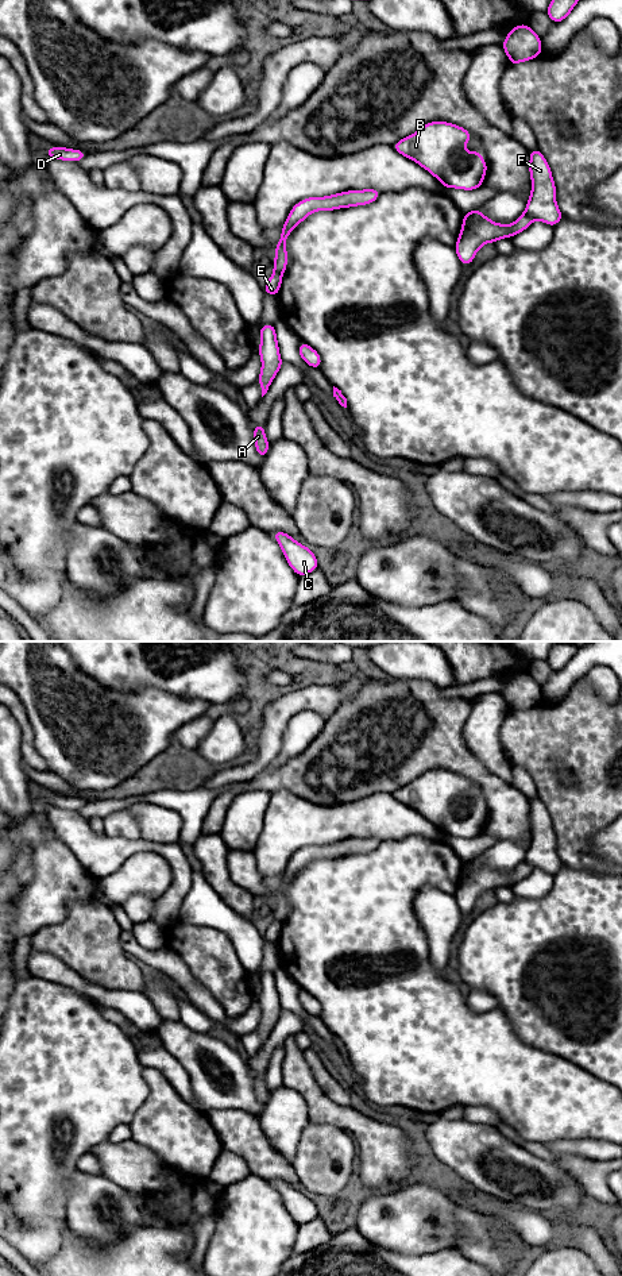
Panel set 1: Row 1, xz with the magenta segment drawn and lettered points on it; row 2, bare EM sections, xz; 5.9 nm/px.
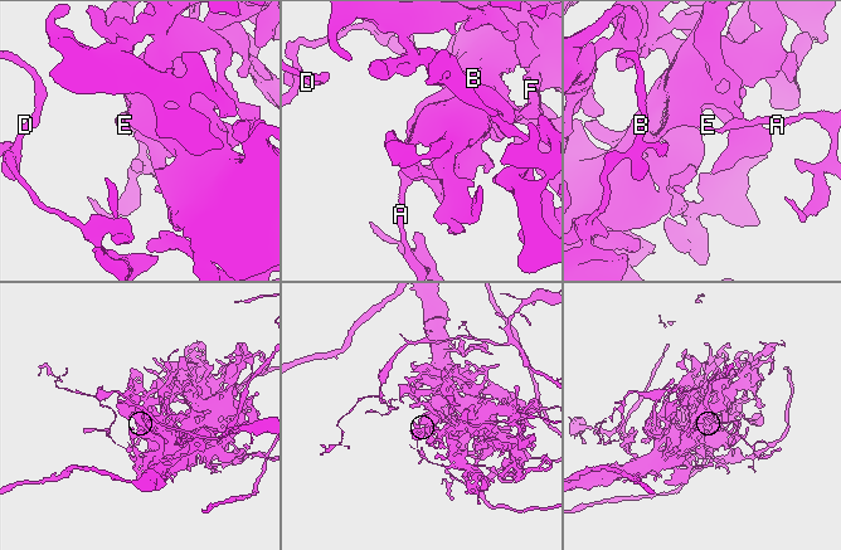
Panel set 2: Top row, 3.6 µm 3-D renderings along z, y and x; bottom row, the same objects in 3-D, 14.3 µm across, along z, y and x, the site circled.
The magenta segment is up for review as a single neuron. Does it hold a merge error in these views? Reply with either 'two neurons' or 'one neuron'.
two neurons

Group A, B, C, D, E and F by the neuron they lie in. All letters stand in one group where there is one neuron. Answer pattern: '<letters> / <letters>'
A C D E / B F

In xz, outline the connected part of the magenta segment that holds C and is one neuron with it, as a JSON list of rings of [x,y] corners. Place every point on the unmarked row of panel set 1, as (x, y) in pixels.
[[[282,1179],[274,1180],[273,1184],[281,1194],[286,1210],[298,1225],[318,1217],[317,1206],[310,1196],[295,1190],[290,1183]]]

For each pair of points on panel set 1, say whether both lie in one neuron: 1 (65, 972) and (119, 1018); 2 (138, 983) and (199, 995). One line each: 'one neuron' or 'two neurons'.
1: two neurons
2: two neurons

